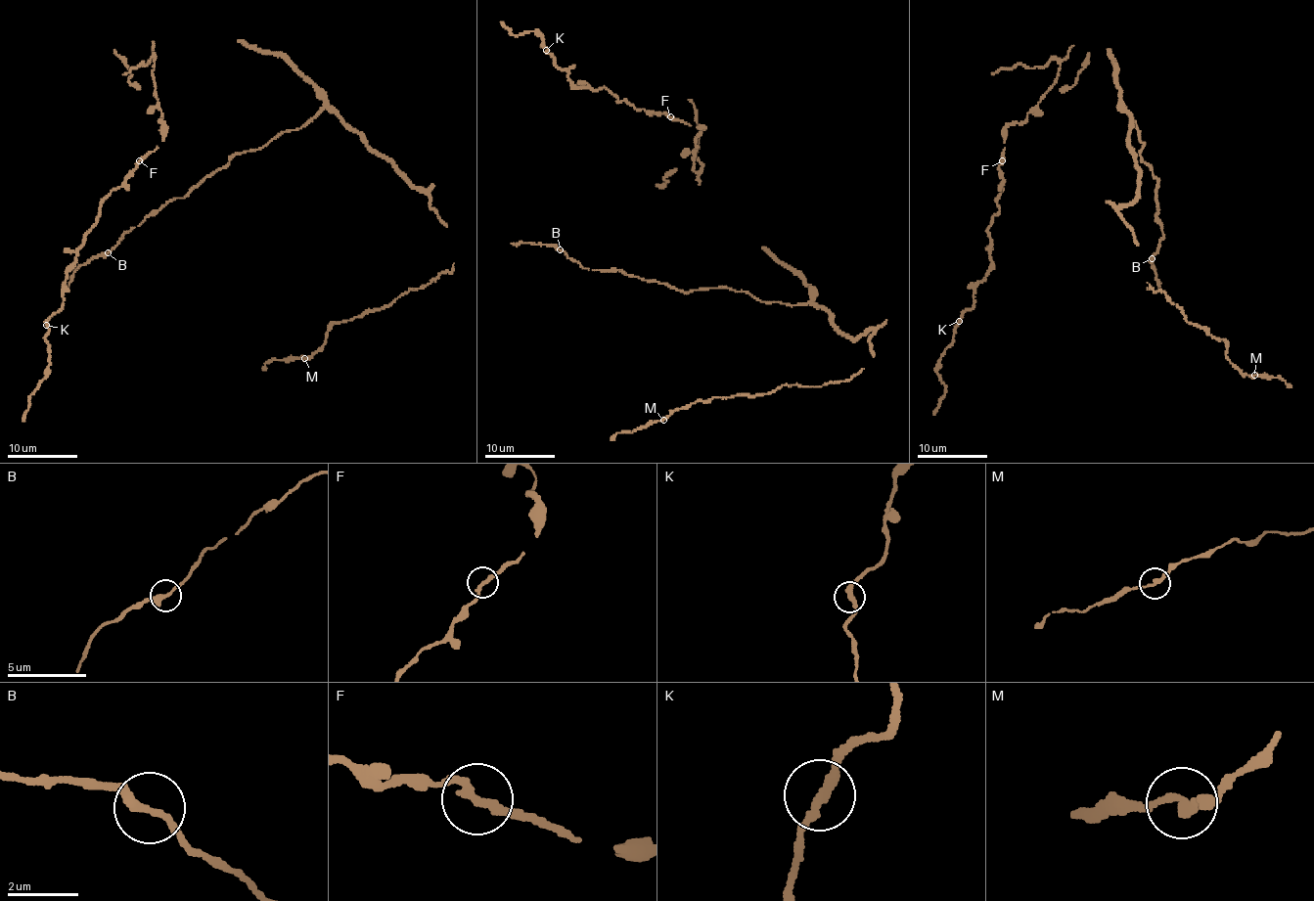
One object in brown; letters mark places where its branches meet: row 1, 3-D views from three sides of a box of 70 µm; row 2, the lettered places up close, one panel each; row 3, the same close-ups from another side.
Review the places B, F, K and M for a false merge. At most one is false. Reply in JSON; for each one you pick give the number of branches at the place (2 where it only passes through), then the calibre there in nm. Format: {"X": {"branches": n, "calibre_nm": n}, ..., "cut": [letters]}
{"cut": []}

